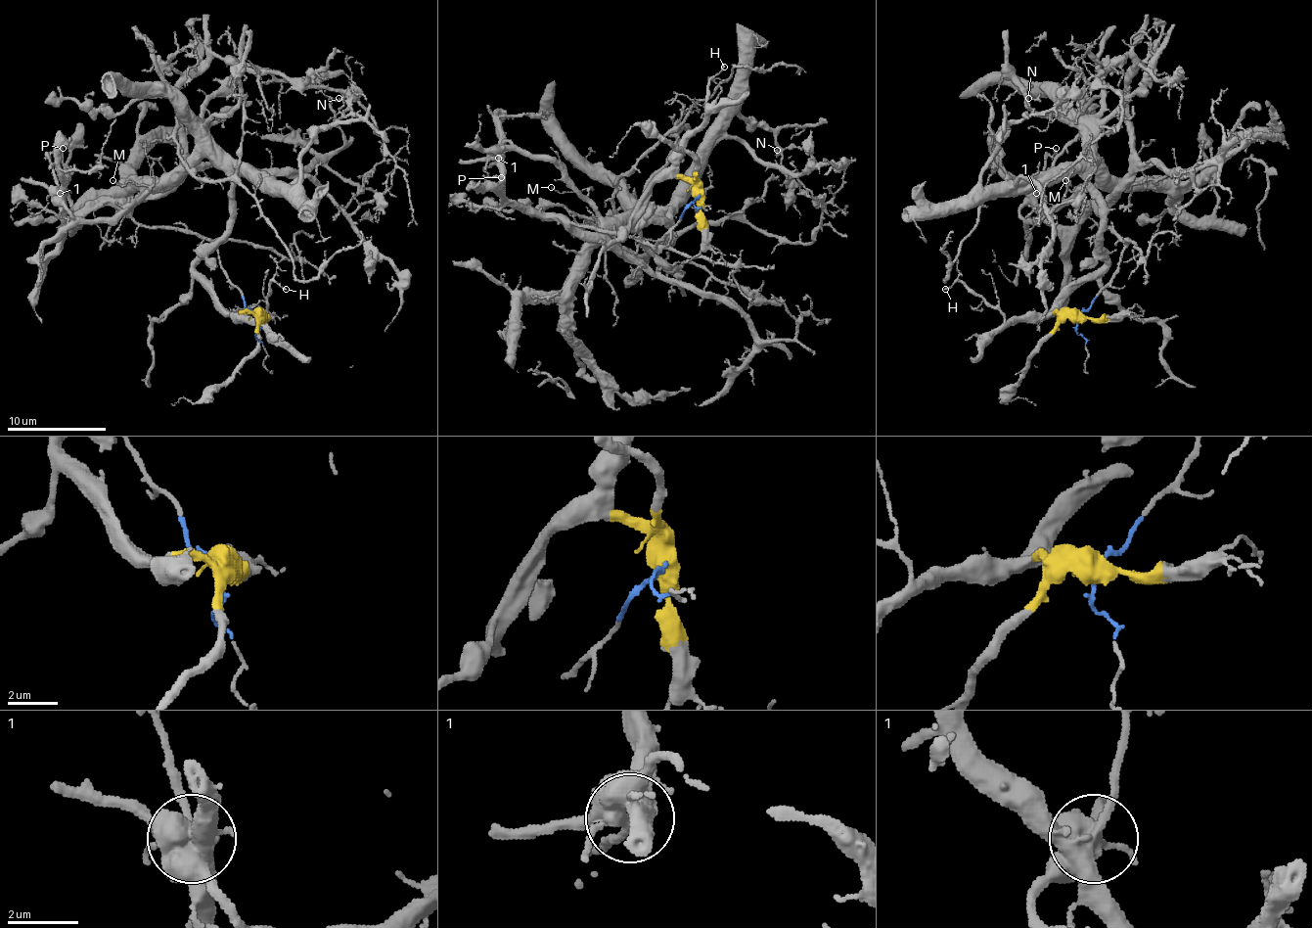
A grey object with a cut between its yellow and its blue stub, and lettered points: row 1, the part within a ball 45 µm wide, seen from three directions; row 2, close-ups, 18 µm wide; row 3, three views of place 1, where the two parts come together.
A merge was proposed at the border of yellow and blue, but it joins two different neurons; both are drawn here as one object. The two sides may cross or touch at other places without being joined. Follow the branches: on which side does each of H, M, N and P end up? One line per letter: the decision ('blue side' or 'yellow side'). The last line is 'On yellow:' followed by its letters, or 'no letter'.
H: yellow side
M: yellow side
N: yellow side
P: blue side
On yellow: H, M, N

